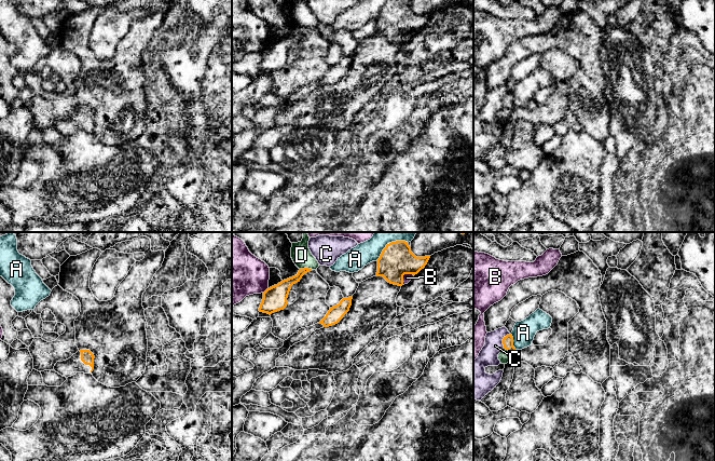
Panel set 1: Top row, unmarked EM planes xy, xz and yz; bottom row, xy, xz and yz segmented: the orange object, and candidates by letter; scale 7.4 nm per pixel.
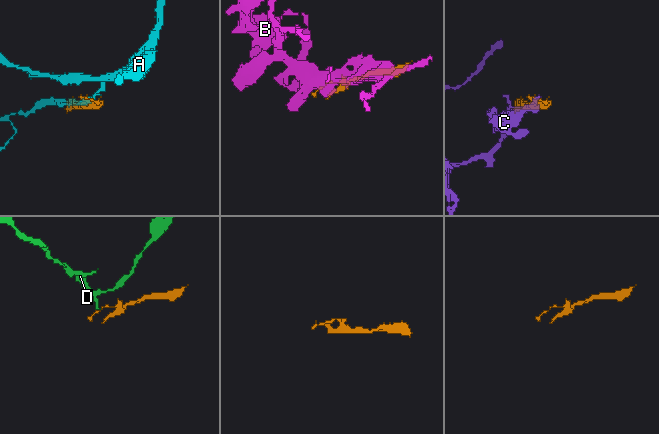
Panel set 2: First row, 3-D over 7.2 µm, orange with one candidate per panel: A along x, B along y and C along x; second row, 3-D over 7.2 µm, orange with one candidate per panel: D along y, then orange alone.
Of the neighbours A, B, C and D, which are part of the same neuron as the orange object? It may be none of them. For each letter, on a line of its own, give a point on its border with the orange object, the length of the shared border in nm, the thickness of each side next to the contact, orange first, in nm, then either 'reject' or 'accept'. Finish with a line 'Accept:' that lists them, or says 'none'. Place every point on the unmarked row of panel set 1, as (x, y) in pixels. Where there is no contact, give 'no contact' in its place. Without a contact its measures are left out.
A: meets orange in xz at (383, 9); contact 180 nm long; 240 nm thick on the orange side, 160 nm on the other; reject
B: meets orange in xz at (403, 32); contact 120 nm long; 240 nm thick on the orange side, 60 nm on the other; reject
C: meets orange in yz at (503, 98); contact 130 nm long; 80 nm thick on the orange side, 140 nm on the other; reject
D: meets orange in xz at (306, 26); contact 100 nm long; 110 nm thick on the orange side, 150 nm on the other; reject
Accept: none

